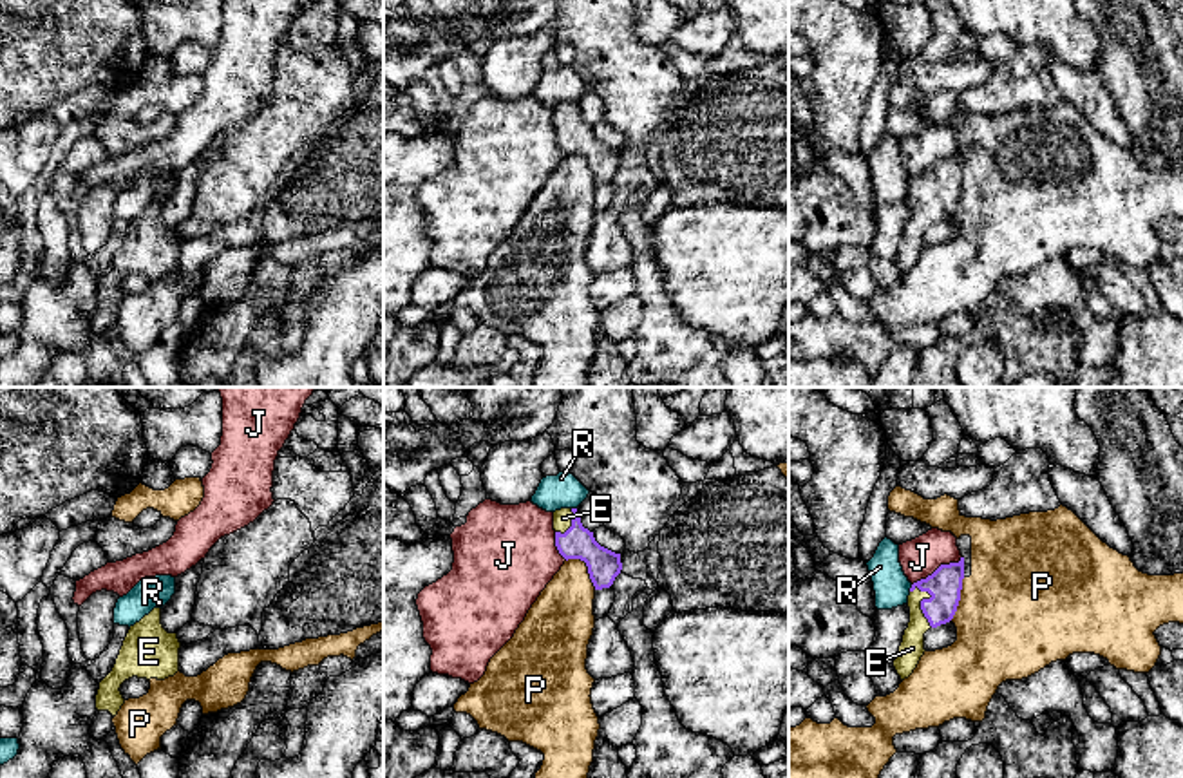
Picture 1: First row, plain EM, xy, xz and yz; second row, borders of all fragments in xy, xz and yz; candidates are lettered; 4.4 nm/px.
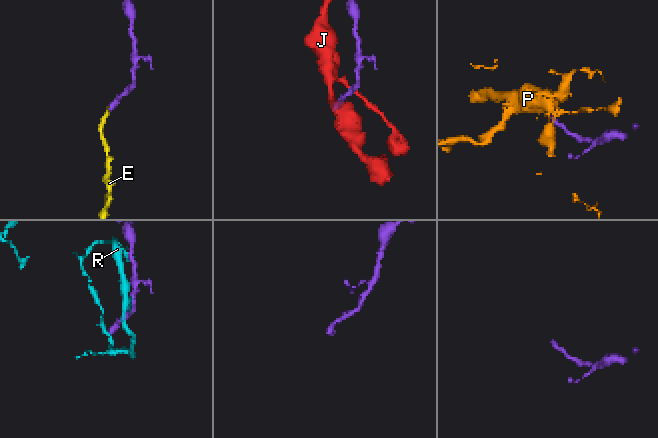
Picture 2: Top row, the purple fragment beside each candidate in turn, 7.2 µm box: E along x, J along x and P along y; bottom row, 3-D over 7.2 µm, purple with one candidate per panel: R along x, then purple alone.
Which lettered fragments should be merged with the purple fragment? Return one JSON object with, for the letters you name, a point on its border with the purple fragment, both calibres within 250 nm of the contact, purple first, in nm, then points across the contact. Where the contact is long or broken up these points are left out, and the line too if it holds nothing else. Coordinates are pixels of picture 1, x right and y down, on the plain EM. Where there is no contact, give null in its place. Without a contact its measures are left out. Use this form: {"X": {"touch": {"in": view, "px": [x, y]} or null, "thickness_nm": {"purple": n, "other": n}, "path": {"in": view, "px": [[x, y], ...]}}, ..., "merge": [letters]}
{"E": {"touch": {"in": "yz", "px": [921, 198]}, "thickness_nm": {"purple": 150, "other": 110}, "path": {"in": "yz", "px": [[945, 180], [921, 198], [912, 243]]}}, "merge": ["E"]}

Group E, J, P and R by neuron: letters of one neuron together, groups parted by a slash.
E / J / P / R

